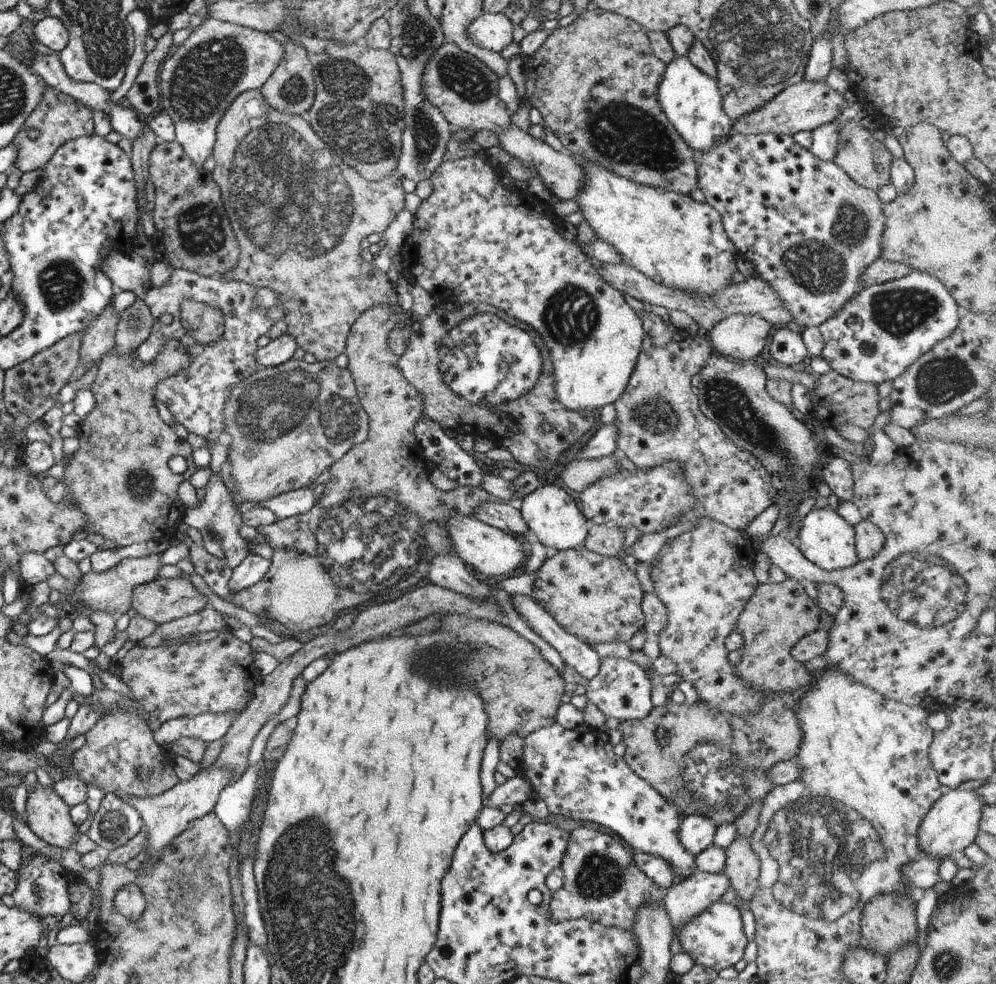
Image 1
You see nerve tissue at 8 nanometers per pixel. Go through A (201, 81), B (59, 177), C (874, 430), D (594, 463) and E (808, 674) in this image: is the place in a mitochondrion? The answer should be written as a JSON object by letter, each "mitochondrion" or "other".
{"A":"mitochondrion","B":"other","C":"other","D":"other","E":"other"}

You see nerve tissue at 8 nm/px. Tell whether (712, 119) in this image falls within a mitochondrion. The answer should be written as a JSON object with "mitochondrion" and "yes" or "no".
{"mitochondrion":"no"}

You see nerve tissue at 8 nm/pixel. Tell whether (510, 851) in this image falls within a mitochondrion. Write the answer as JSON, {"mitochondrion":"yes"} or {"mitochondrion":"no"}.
{"mitochondrion":"no"}

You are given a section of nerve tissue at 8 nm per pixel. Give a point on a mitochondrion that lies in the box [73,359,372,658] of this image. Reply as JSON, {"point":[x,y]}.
{"point":[269,410]}

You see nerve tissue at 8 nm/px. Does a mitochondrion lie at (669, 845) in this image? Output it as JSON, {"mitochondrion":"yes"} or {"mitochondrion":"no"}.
{"mitochondrion":"no"}

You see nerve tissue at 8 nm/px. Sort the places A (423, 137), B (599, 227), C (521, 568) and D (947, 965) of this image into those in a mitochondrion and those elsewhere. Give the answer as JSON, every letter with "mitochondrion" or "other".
{"A":"mitochondrion","B":"other","C":"other","D":"mitochondrion"}

